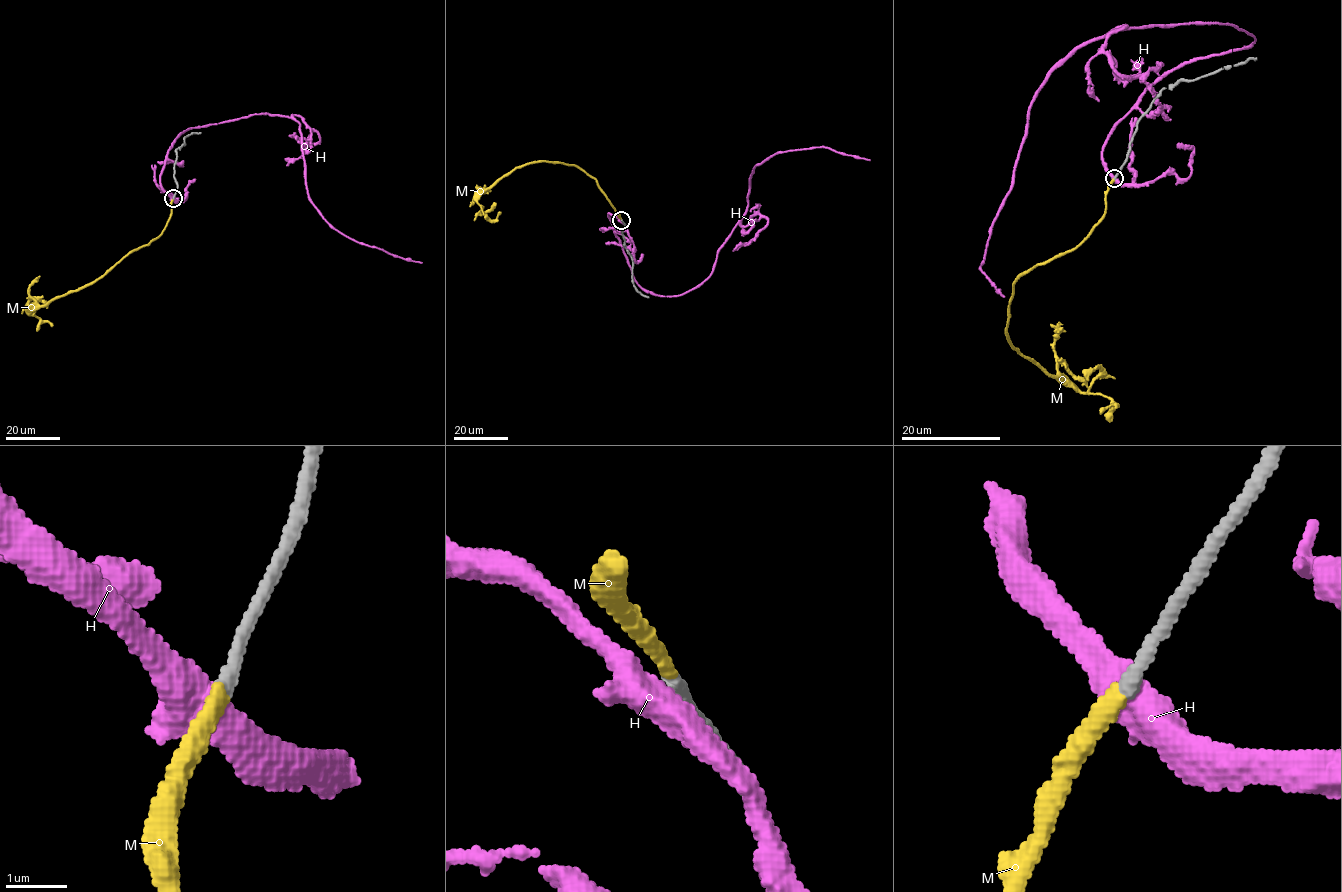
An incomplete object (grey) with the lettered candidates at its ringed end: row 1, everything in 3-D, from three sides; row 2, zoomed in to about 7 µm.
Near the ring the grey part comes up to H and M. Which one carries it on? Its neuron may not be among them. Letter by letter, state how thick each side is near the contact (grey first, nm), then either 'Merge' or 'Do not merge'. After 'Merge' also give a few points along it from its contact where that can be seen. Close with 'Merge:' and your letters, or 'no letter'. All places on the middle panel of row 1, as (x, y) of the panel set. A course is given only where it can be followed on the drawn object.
H: Thickness 240 nm (grey) against 440 nm. Do not merge
M: Thickness 240 nm (grey) against 300 nm. Merge. Its course: (621, 219), (597, 181), (550, 161), (516, 167), (486, 189), (482, 212), (490, 219), (500, 212)
Merge: M

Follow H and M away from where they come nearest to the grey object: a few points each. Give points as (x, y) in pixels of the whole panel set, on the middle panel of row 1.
H: (621, 220), (608, 213), (635, 281), (682, 294), (712, 272), (756, 165), (819, 147), (870, 160)
M: (621, 219), (597, 181), (550, 161), (516, 167), (486, 189), (482, 212), (490, 219), (500, 212)

